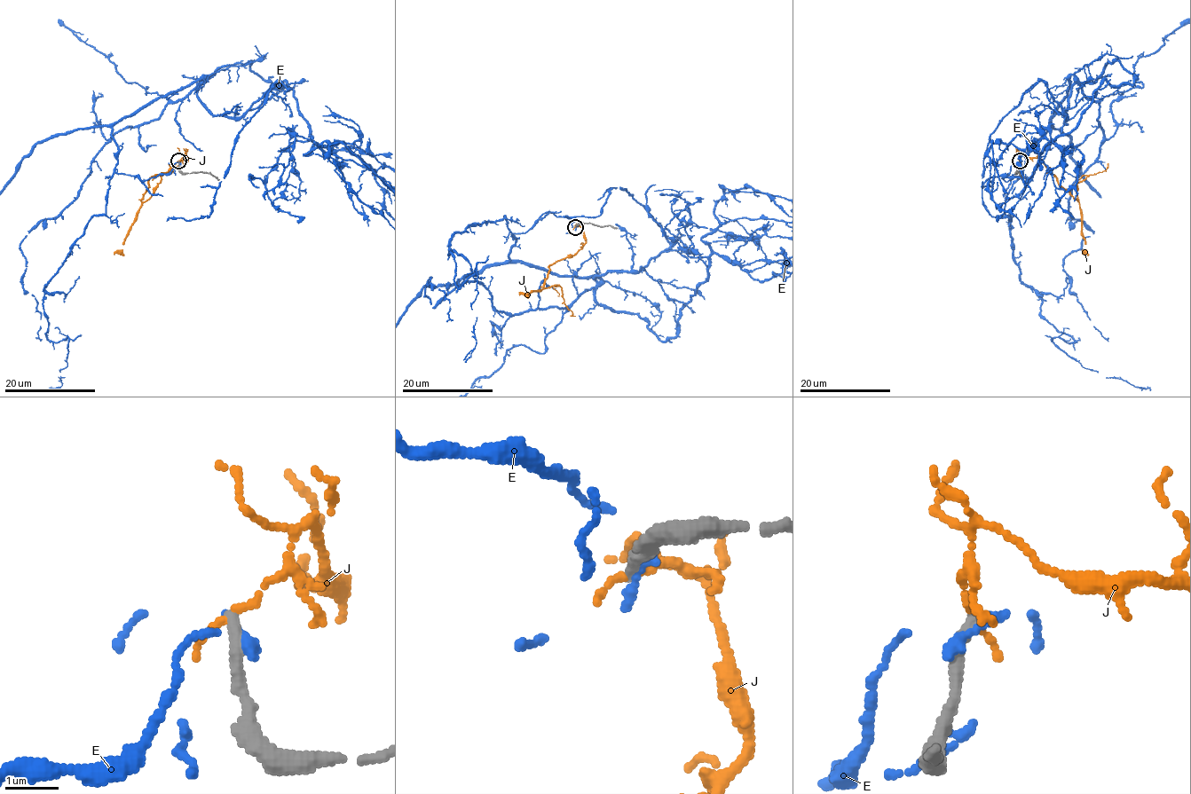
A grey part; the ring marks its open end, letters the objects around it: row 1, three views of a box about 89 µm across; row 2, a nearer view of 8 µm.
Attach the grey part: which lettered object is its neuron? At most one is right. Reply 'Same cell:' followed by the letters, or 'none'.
Same cell: none

